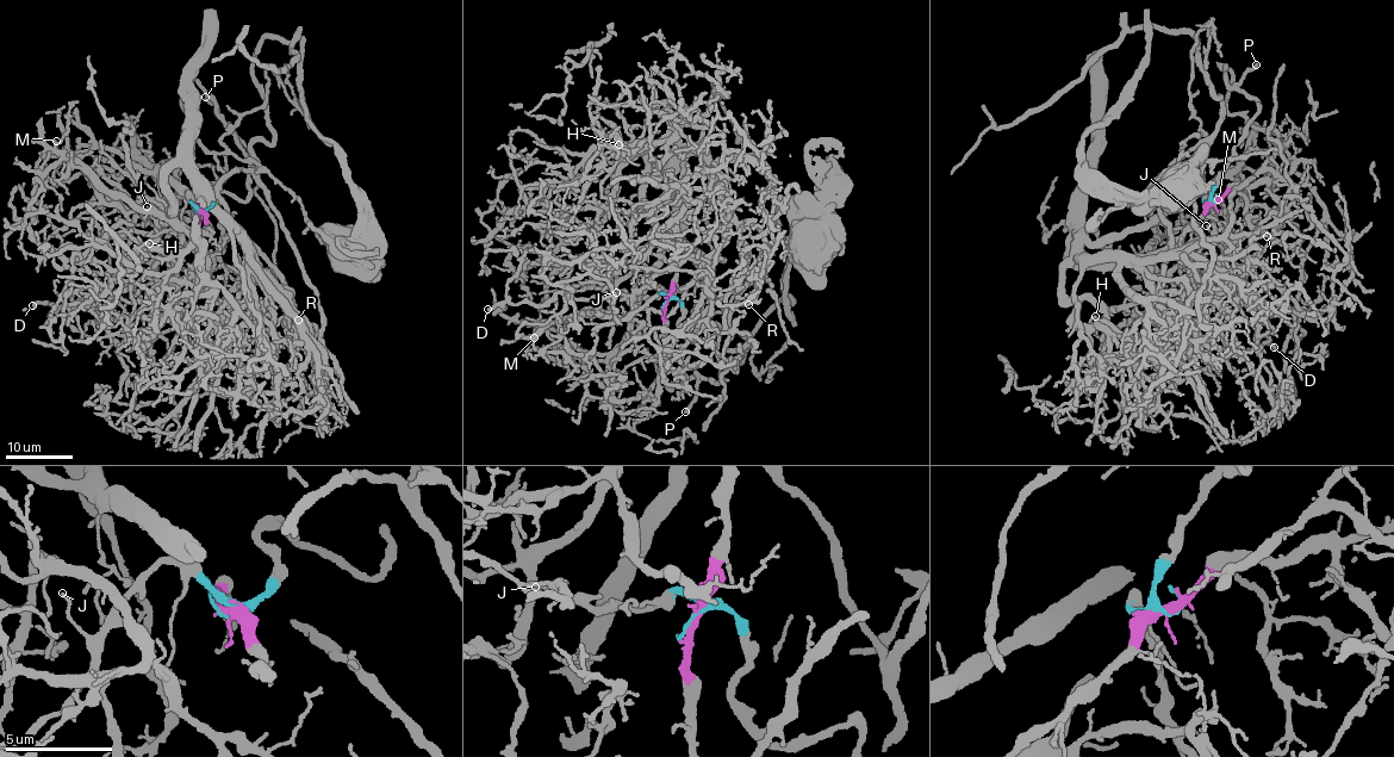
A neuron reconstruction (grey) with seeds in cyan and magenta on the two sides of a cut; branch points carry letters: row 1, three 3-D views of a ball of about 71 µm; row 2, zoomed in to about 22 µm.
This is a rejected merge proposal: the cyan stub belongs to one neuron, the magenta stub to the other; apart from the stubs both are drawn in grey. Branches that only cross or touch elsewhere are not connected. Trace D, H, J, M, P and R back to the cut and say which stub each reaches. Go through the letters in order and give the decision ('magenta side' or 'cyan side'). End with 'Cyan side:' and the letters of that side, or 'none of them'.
D: cyan side
H: magenta side
J: cyan side
M: magenta side
P: cyan side
R: magenta side
Cyan side: D, J, P

